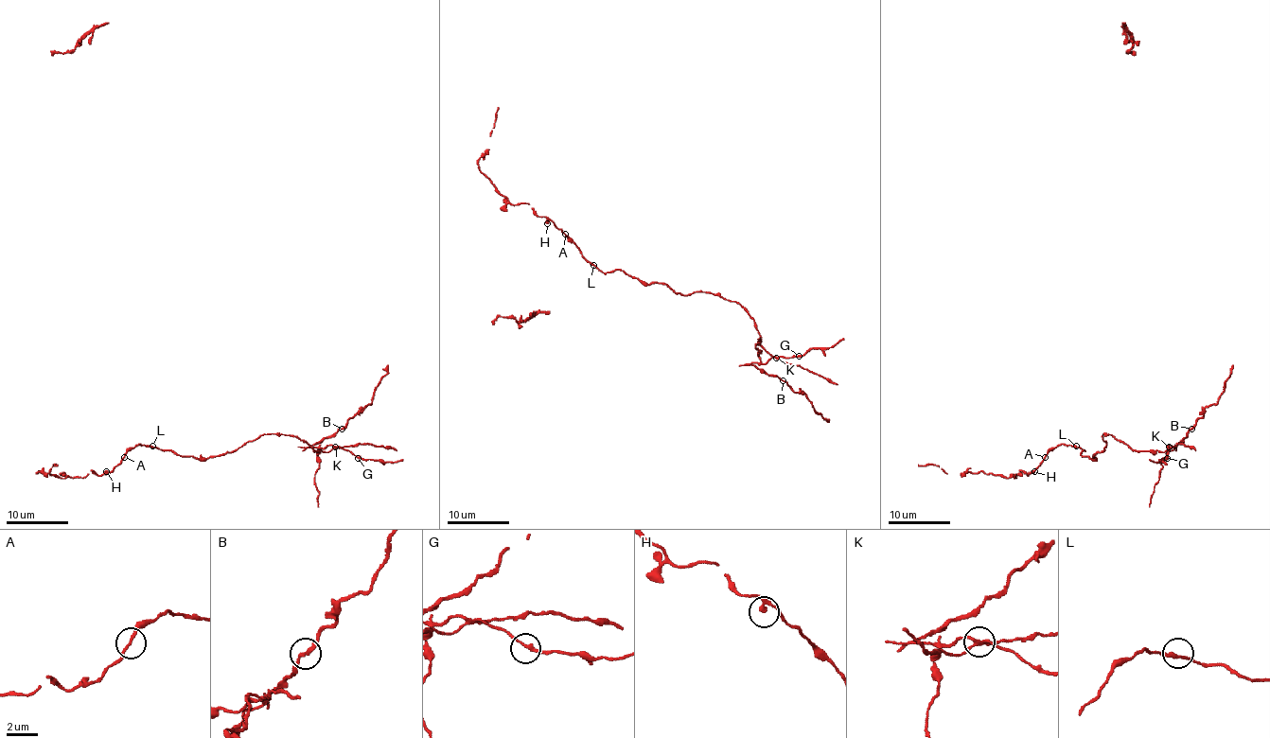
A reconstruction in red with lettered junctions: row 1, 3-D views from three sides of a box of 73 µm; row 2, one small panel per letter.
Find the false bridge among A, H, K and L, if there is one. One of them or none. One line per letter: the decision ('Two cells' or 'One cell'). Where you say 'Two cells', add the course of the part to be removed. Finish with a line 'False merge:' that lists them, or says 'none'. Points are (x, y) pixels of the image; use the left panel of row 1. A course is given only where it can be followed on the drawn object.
A: One cell
H: One cell
K: Two cells. Course of the part to remove: (336, 447), (314, 446), (341, 430), (354, 414), (371, 404), (373, 393), (387, 373), (388, 365)
L: One cell
False merge: K

